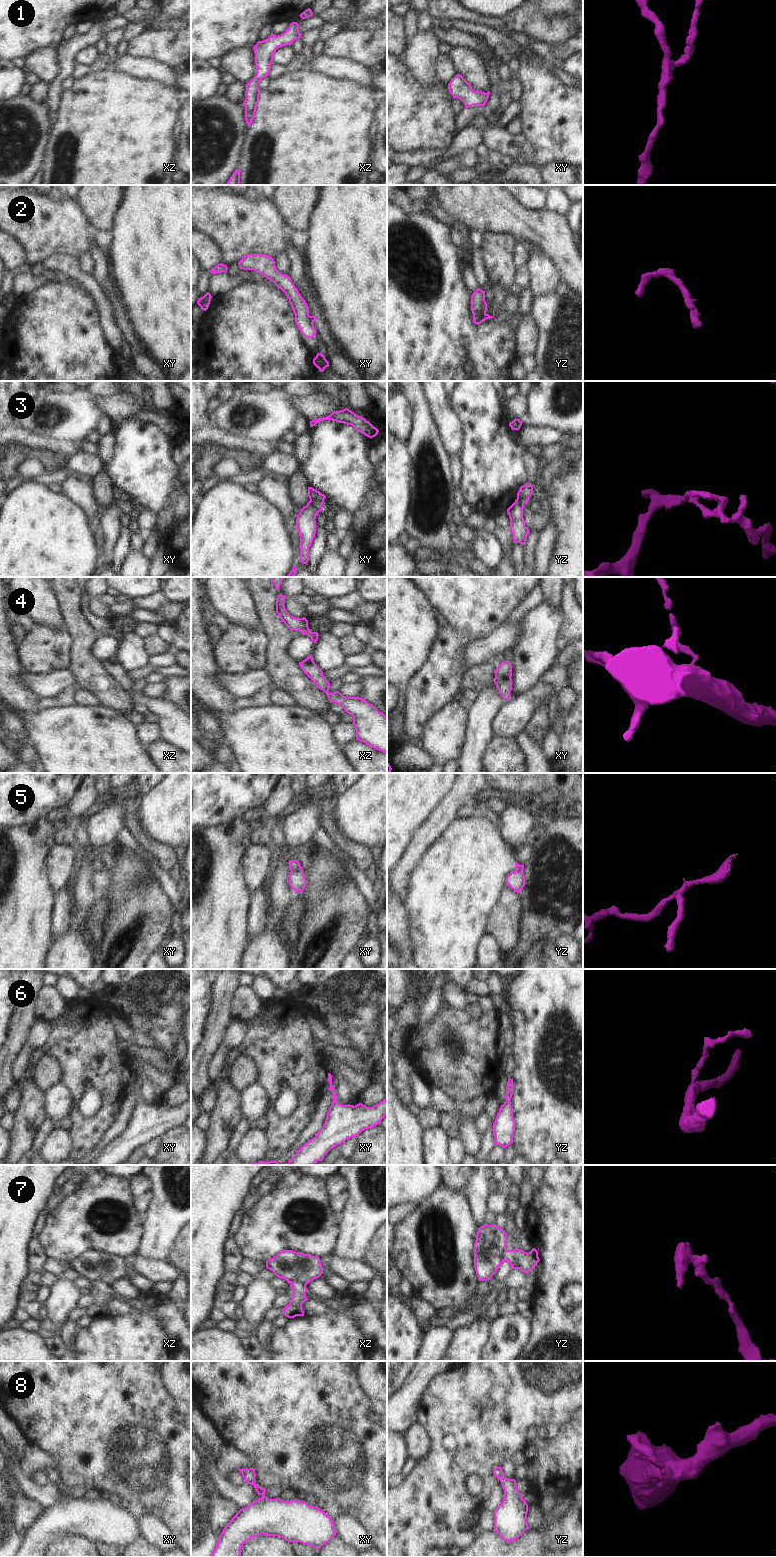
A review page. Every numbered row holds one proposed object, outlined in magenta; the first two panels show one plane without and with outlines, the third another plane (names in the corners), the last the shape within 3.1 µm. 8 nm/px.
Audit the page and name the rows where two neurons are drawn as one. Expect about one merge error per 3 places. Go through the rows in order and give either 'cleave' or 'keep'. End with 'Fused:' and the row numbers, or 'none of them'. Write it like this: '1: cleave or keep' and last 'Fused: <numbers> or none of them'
1: keep
2: keep
3: cleave
4: keep
5: cleave
6: keep
7: cleave
8: keep
Fused: 3, 5, 7

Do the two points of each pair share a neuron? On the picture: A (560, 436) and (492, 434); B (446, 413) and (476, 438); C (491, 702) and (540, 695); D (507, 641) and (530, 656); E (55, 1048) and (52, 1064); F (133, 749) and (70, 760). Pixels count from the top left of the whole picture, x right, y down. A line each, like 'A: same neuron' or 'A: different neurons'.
A: same neuron
B: different neurons
C: different neurons
D: different neurons
E: different neurons
F: same neuron

